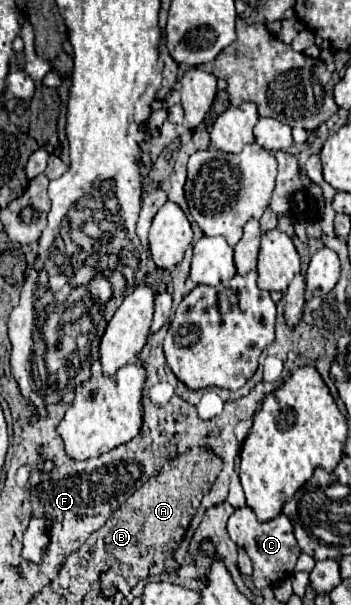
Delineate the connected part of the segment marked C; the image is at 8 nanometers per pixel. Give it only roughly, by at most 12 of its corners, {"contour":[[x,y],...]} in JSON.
{"contour":[[249,506],[227,532],[253,562],[253,584],[291,576],[301,550],[285,514],[259,522]]}

